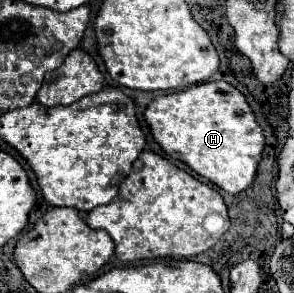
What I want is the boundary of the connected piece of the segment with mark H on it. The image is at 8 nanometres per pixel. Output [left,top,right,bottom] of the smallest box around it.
[145,82,265,194]

